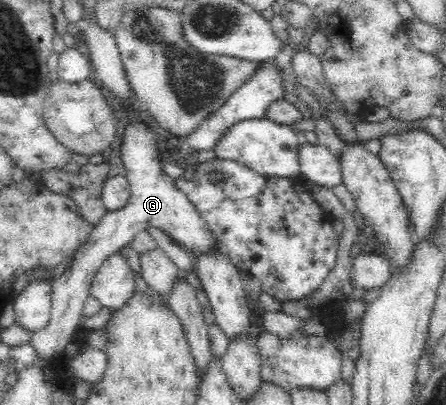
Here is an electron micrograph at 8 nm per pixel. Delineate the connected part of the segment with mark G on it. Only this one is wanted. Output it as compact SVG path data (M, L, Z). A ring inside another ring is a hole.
M129 121L125 127L118 156L127 170L125 177L131 187L131 196L123 208L107 211L107 214L99 220L99 224L92 228L87 242L75 252L71 265L59 278L51 281L52 307L49 322L45 328L34 332L29 340L39 353L39 359L47 361L47 364L56 354L67 348L70 336L79 328L83 316L83 303L90 295L91 280L95 272L101 268L108 256L129 245L137 232L145 231L150 226L160 228L168 234L170 240L178 244L179 250L191 250L193 256L197 254L207 256L207 252L213 250L225 253L224 246L219 245L220 240L215 237L211 228L207 227L207 221L199 215L197 207L176 187L174 179L163 172L156 138L155 132L143 122Z

